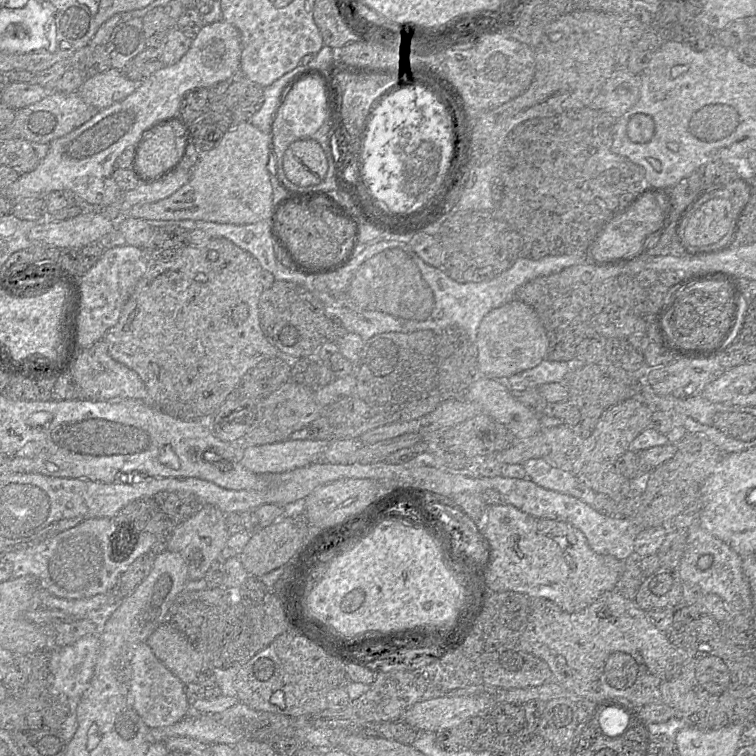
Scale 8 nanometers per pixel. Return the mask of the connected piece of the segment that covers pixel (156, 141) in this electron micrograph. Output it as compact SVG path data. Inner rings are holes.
M173 127L158 128L140 147L137 167L144 175L154 176L172 167L178 158Z

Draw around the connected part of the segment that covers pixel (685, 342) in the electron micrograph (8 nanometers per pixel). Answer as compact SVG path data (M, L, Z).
M701 279L693 282L685 292L677 298L664 314L662 324L669 341L685 348L711 348L720 339L730 333L737 318L737 312L732 303L731 290L722 280Z

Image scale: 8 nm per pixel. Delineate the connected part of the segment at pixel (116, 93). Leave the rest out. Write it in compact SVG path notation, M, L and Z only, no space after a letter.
M110 68L92 77L87 77L78 93L83 100L97 110L119 102L137 89L138 83L129 79L123 70Z

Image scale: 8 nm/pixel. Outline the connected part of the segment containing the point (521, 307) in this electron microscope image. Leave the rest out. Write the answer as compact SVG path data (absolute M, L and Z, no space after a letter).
M513 299L490 310L481 320L477 335L477 360L481 376L507 380L510 376L537 366L548 349L548 331L534 309L527 303Z

